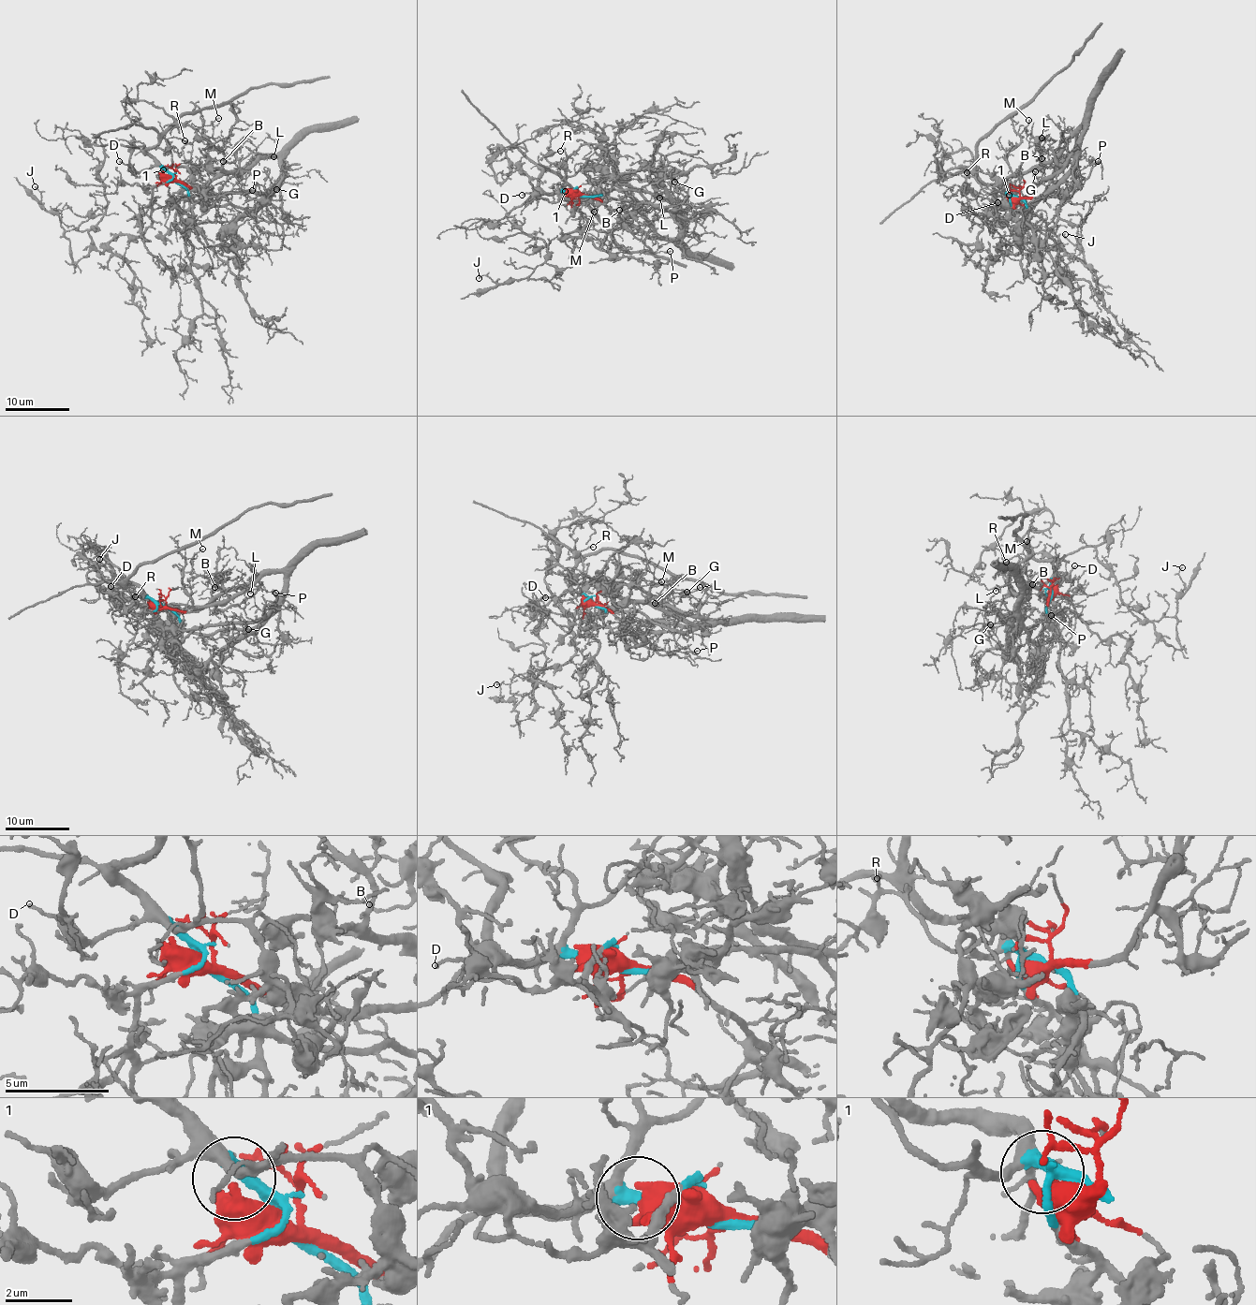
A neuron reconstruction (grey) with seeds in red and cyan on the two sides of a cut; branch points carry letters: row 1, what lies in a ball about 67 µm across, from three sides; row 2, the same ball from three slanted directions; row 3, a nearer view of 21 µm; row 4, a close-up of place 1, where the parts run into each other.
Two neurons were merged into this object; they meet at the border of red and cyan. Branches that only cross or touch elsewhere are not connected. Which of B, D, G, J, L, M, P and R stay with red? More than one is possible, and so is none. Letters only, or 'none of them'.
B, G, L, M, P

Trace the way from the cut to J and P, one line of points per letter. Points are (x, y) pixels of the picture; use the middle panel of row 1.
J: (582, 195), (535, 193), (508, 213), (517, 227), (545, 241), (548, 257), (524, 278), (479, 278)
P: (582, 195), (593, 197), (613, 209), (629, 231), (642, 240), (654, 253), (671, 250)

